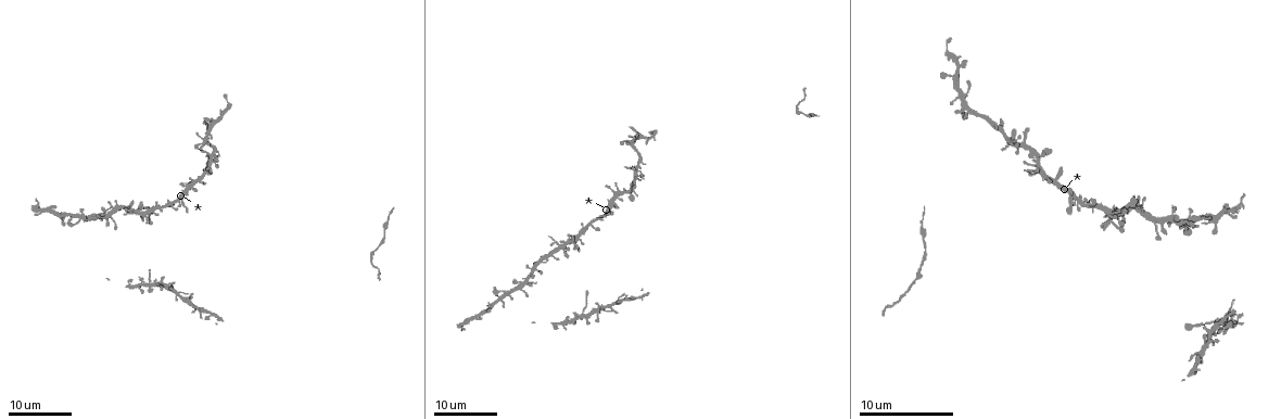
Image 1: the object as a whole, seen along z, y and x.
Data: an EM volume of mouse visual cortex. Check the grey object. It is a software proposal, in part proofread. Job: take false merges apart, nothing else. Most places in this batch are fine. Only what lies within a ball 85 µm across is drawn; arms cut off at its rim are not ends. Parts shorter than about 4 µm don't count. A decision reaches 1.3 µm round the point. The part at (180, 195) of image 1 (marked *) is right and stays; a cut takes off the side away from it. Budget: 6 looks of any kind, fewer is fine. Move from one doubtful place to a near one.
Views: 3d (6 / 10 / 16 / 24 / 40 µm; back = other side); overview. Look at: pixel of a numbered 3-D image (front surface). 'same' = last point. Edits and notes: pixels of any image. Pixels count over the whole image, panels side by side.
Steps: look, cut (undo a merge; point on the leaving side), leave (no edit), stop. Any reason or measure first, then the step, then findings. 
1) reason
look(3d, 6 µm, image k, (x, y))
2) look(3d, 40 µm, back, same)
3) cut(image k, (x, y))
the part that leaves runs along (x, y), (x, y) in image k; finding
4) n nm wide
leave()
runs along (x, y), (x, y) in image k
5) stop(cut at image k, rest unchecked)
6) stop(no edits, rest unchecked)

calibre changes
look(3d, 24 µm, image 1, (954, 54))

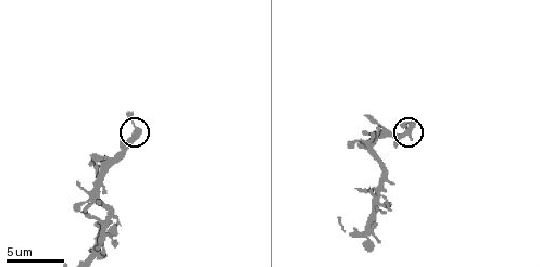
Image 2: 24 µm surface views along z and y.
look(3d, 6 µm, image 2, (410, 128))

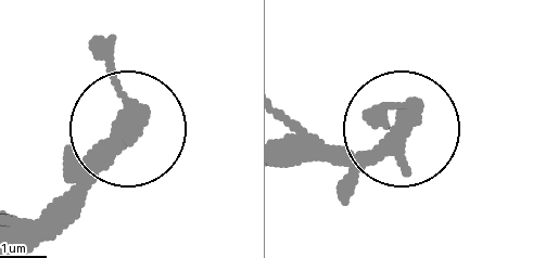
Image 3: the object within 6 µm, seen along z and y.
leave()
runs along (22, 242), (123, 126), (115, 67), (96, 36) in image 3; all the same cell

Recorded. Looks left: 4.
two arms in line, one across
look(3d, 10 µm, image 2, (378, 192))

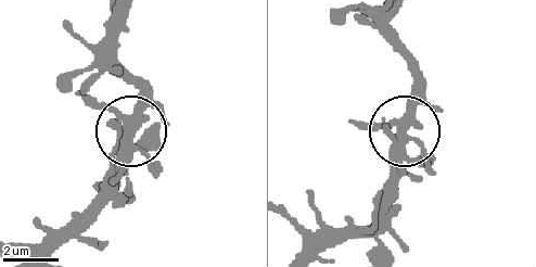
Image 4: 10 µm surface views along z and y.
look(3d, 6 µm, image 4, (402, 126))

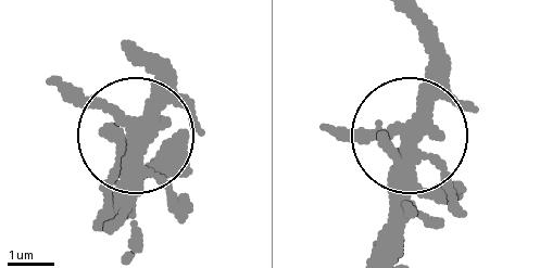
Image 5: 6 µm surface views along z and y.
3 arms
leave()
runs along (376, 252), (441, 58) in image 5; continuous, no second cell

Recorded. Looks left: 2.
three arms meet
look(3d, 16 µm, image 1, (522, 287))

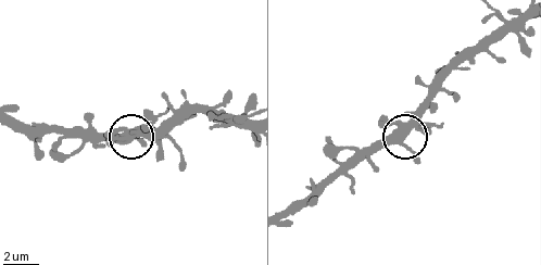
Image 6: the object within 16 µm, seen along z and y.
look(3d, 6 µm, image 6, (403, 145))

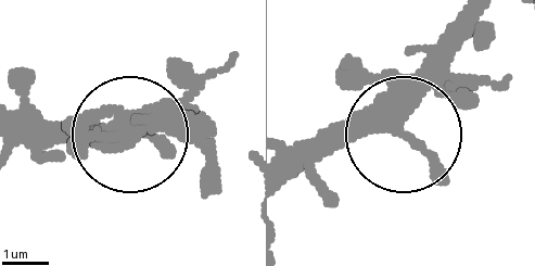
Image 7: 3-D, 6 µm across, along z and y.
330 nm wide
leave()
one cell here

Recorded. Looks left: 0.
stop(no edits, rest unchecked)

